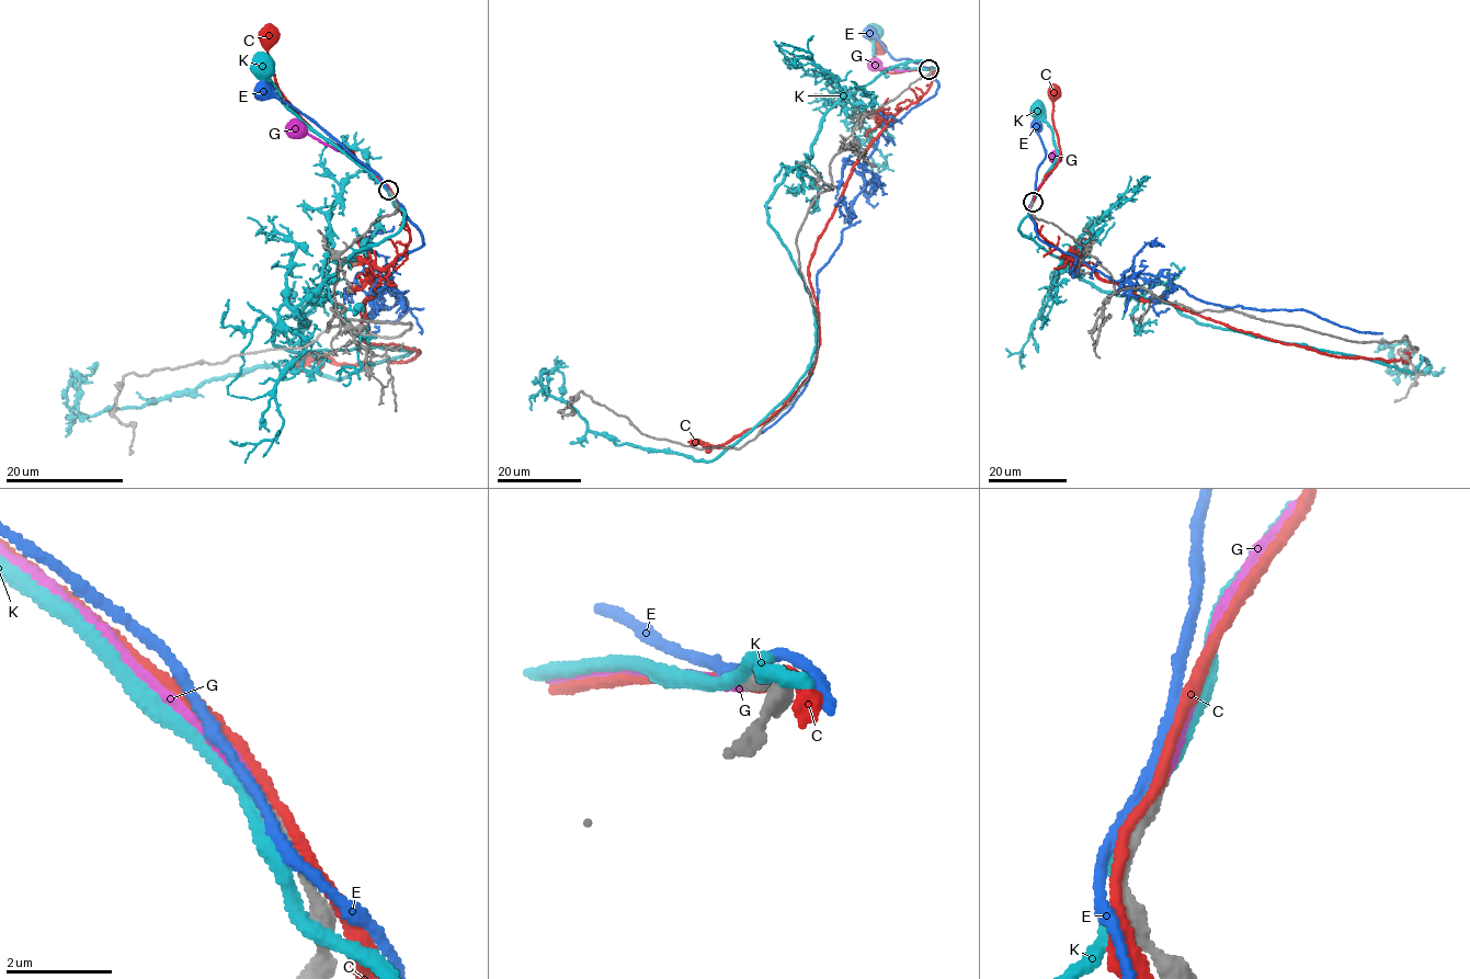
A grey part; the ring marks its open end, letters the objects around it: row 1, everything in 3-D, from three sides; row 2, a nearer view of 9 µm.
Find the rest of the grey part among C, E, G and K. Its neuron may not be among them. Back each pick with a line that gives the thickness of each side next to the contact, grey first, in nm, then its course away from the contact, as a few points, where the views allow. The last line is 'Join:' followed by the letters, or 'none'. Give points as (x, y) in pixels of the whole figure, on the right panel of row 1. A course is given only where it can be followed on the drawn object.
G: 280 nm thick on the grey side, 280 nm on the other; it runs (1033, 202), (1057, 158)
Join: G

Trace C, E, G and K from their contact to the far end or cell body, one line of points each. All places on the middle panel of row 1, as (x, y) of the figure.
C: (931, 68), (880, 70), (873, 52), (878, 47)
E: (930, 68), (907, 58), (892, 59), (873, 32), (868, 33)
G: (930, 69), (902, 70), (873, 66)
K: (931, 68), (880, 67), (874, 55), (875, 30)

